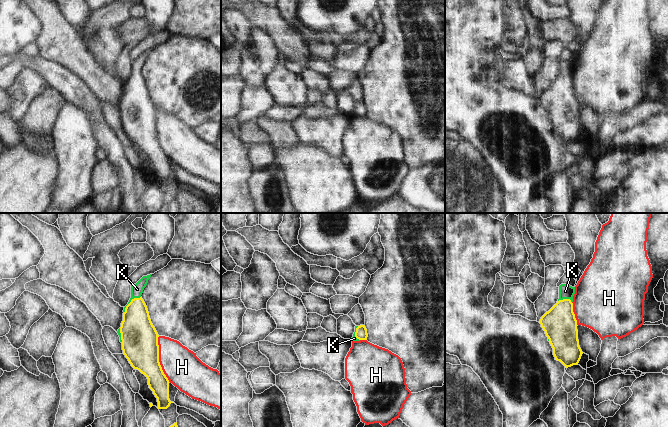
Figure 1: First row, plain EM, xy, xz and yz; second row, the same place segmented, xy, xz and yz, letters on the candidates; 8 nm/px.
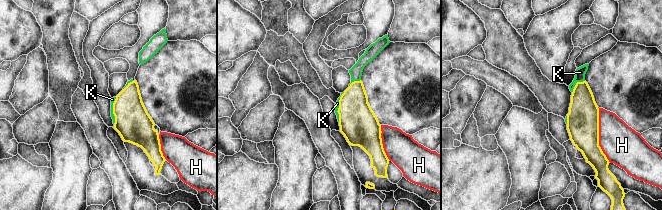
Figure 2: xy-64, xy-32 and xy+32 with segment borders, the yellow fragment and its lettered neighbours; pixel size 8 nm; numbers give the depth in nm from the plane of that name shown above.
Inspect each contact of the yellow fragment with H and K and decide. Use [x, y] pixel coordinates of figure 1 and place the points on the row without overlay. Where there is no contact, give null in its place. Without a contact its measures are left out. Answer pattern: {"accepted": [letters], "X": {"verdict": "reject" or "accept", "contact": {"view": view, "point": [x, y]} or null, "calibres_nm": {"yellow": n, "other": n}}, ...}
{"accepted": ["K"], "H": {"verdict": "reject", "contact": {"view": "xy", "point": [158, 135]}, "calibres_nm": {"yellow": 300, "other": 300}}, "K": {"verdict": "accept", "contact": {"view": "xy", "point": [130, 78]}, "calibres_nm": {"yellow": 280, "other": 100}}}

